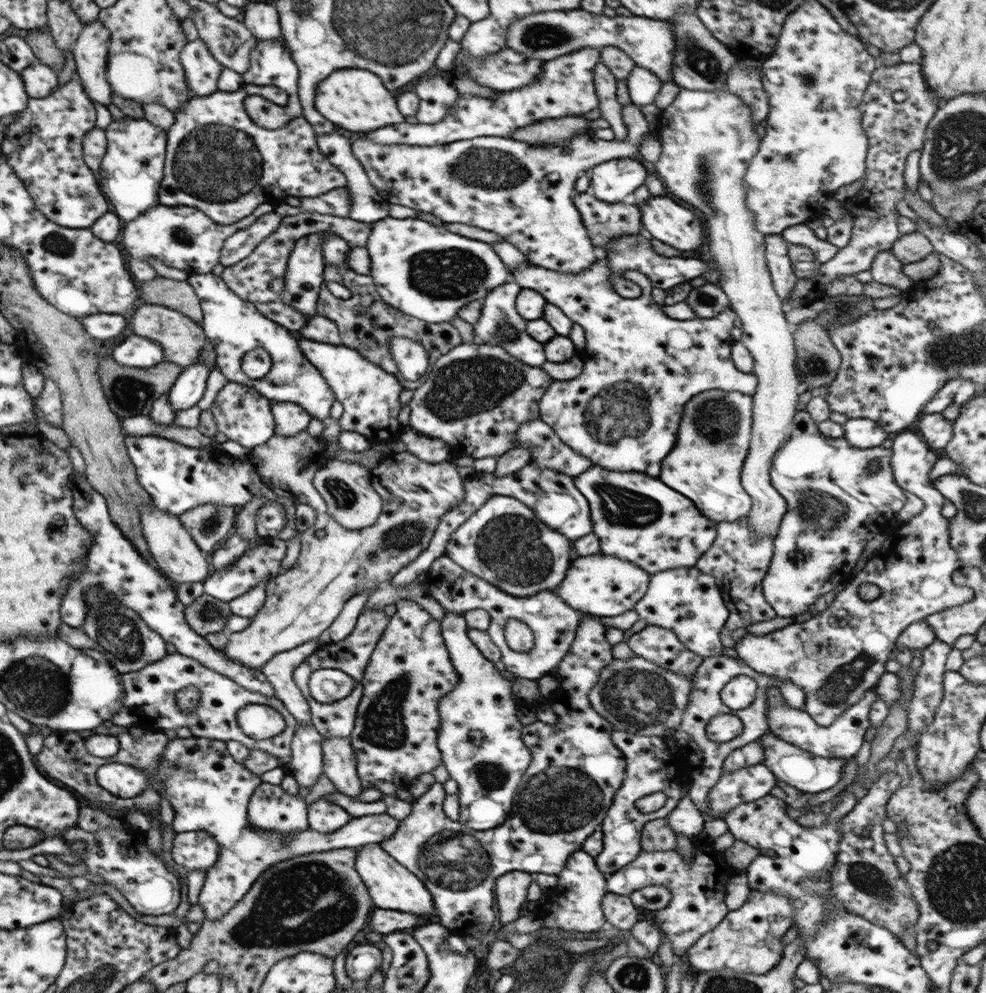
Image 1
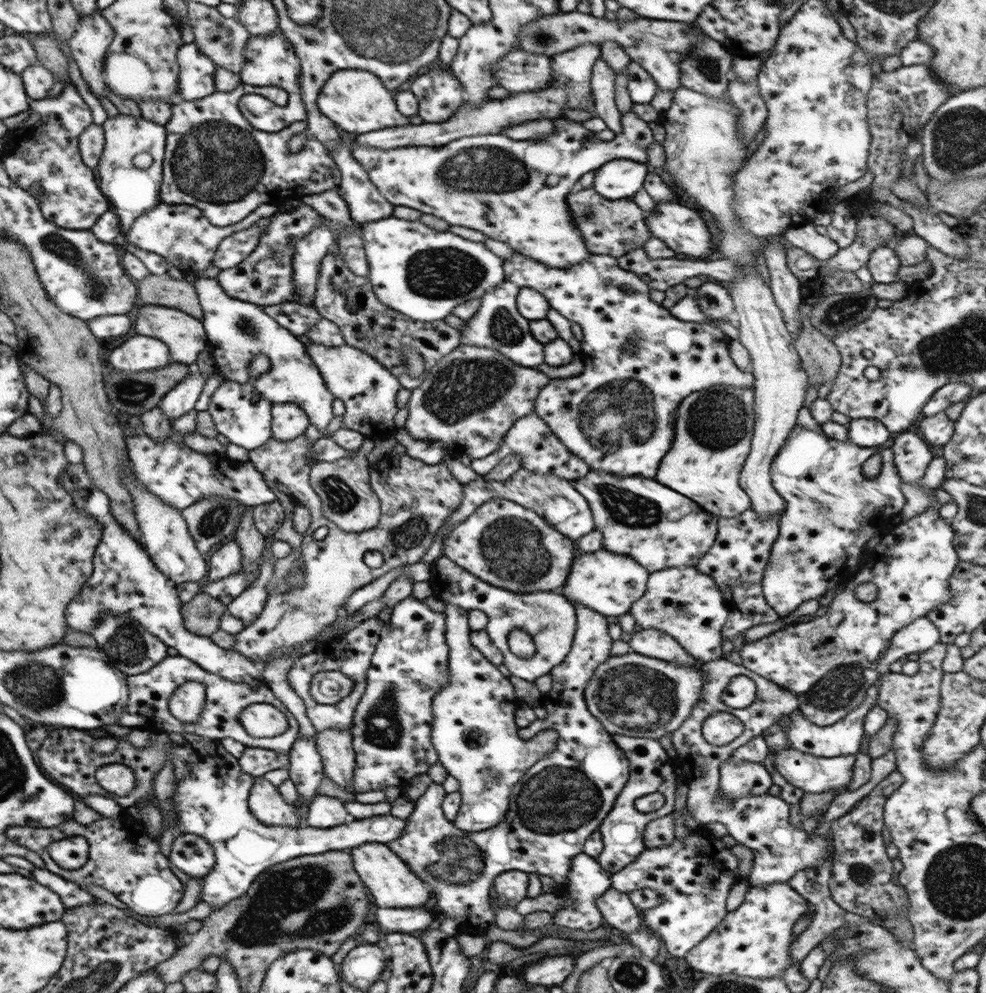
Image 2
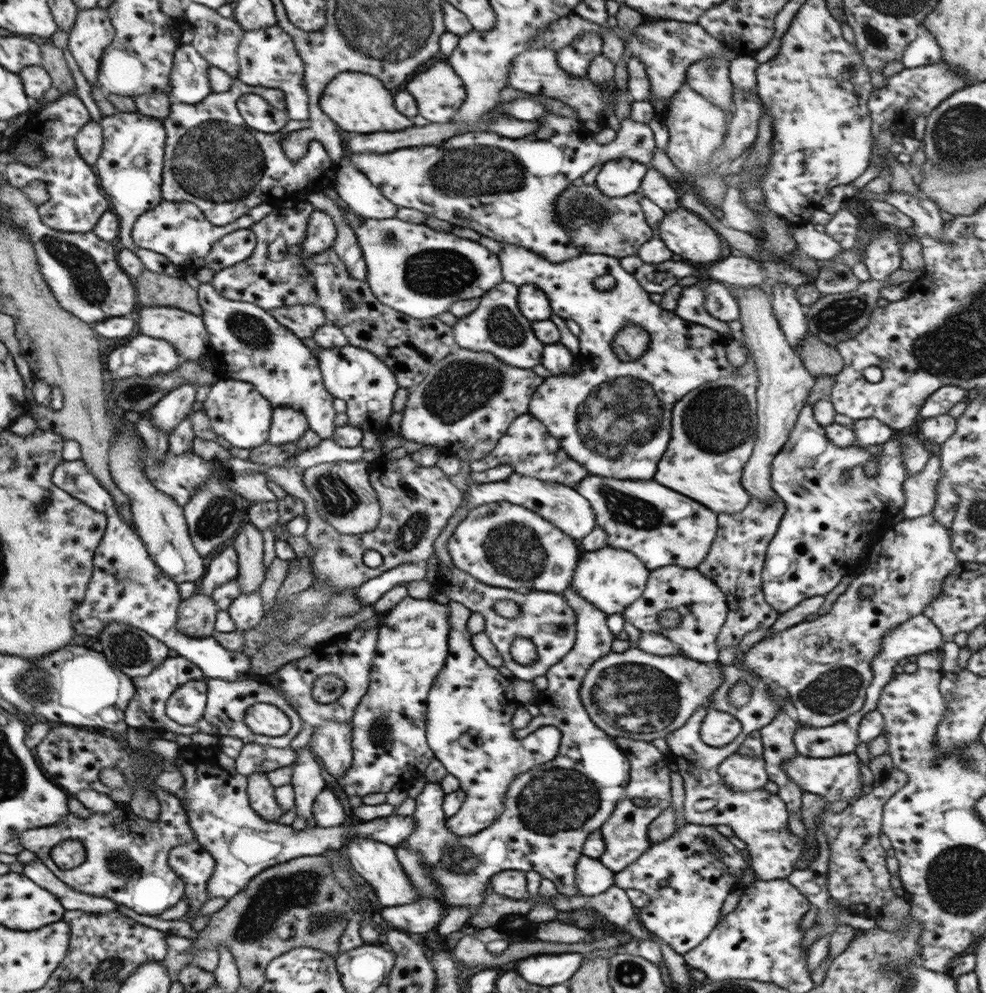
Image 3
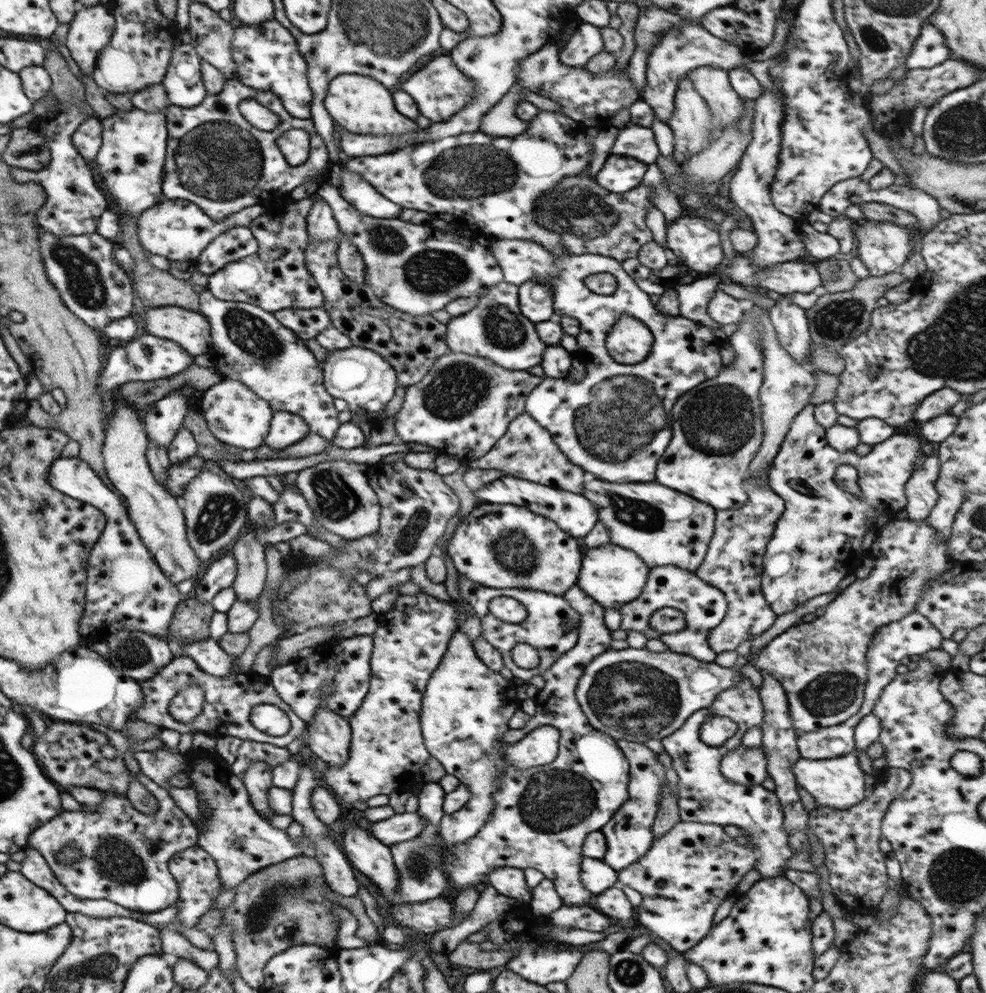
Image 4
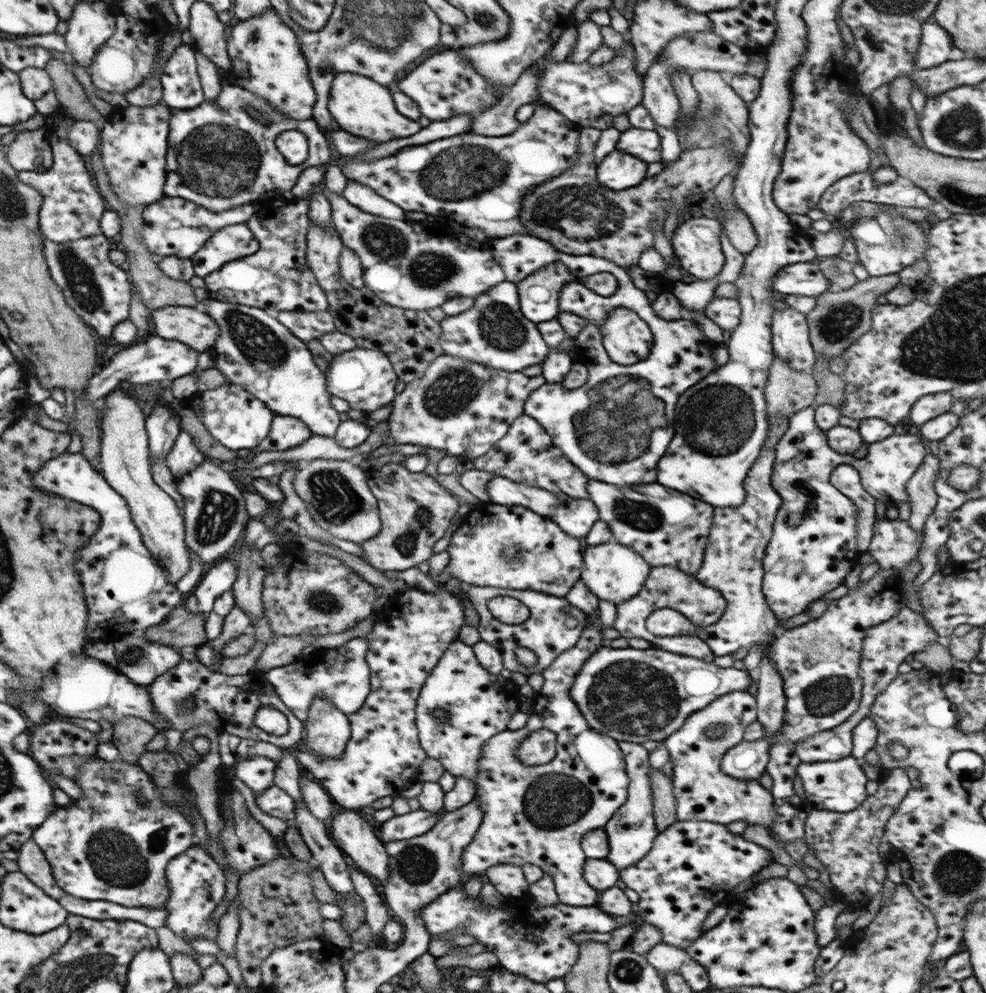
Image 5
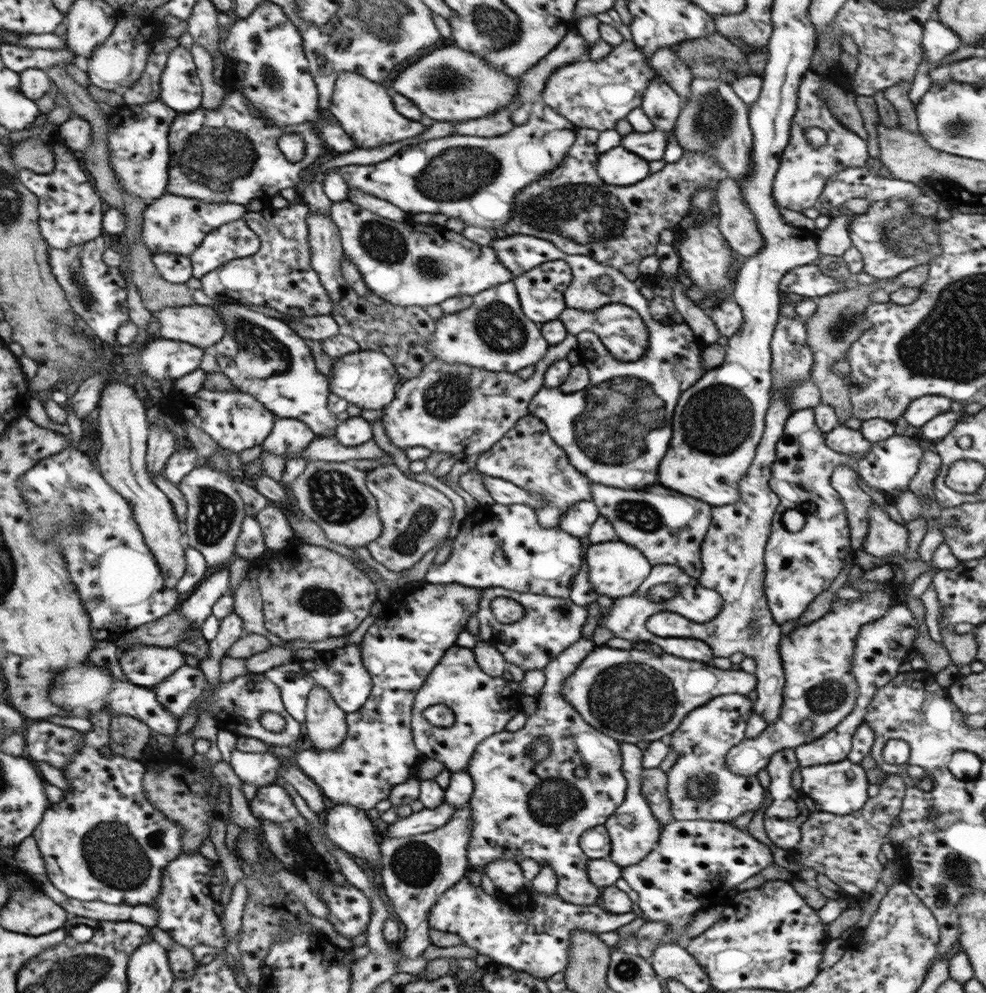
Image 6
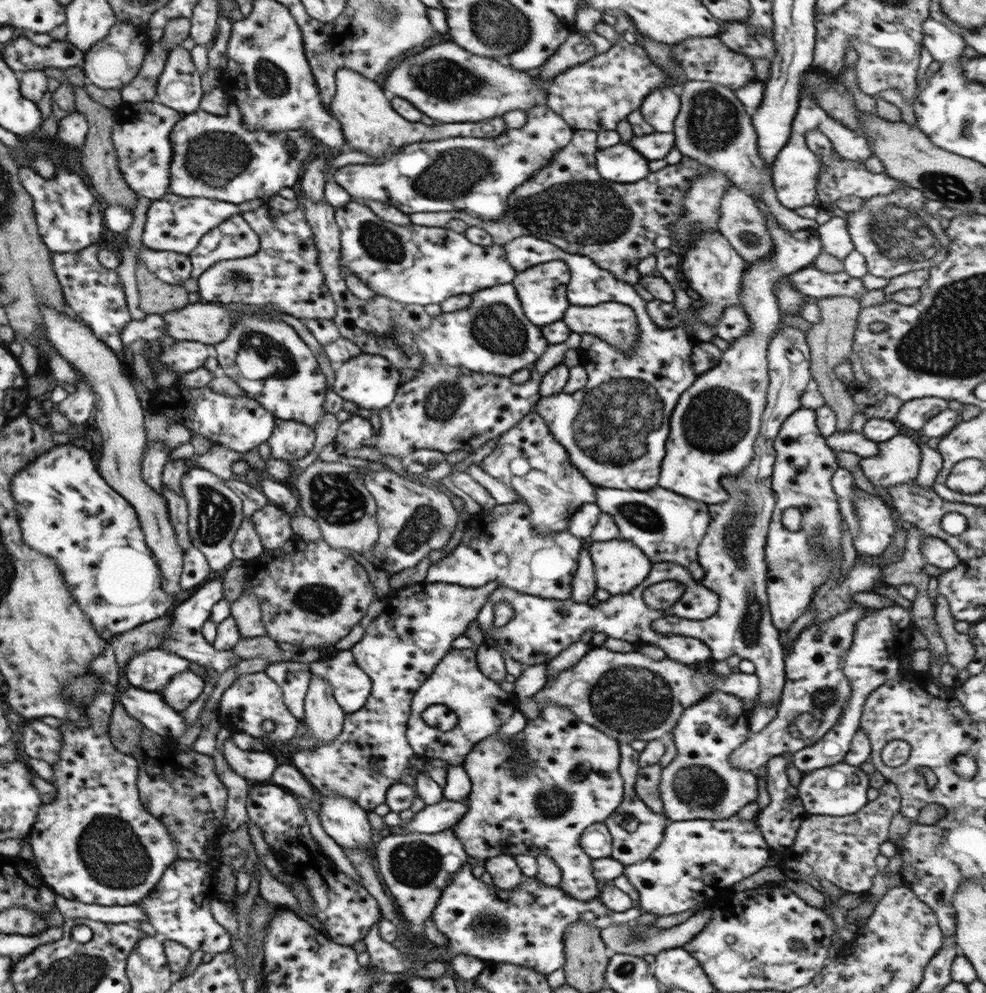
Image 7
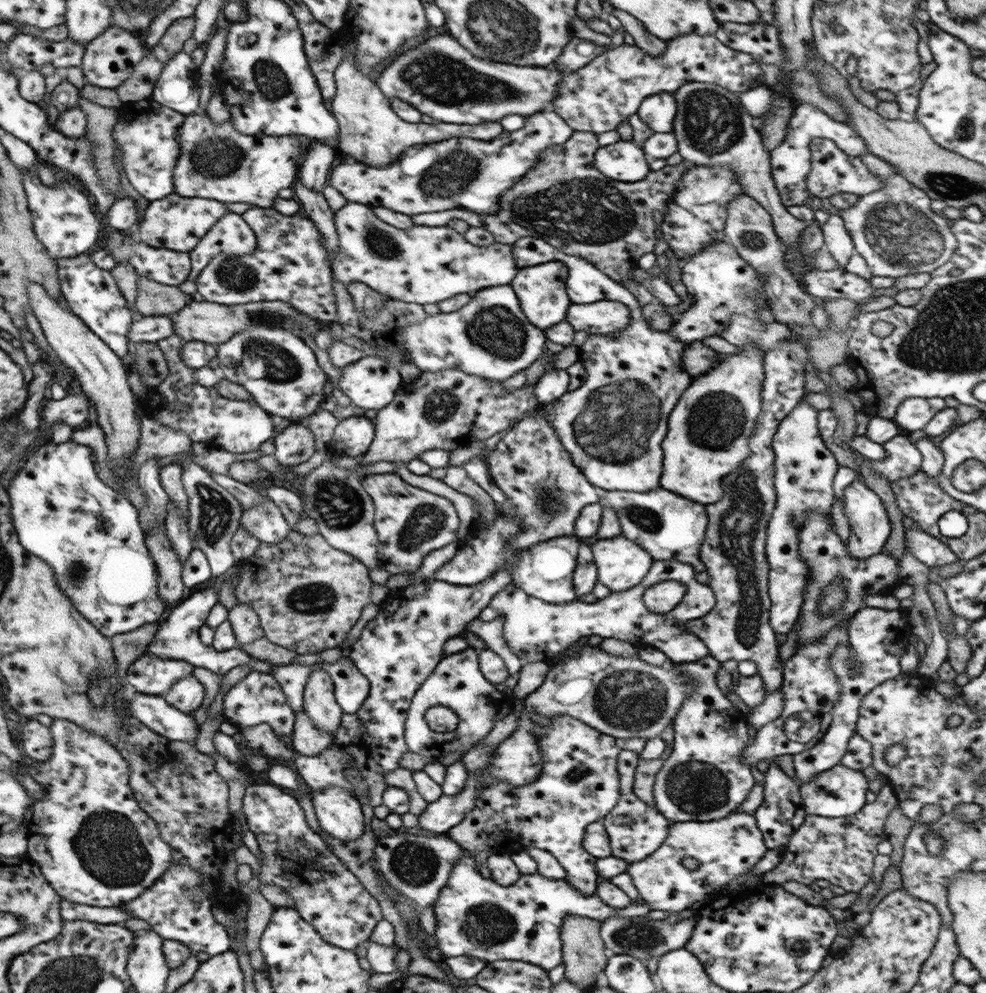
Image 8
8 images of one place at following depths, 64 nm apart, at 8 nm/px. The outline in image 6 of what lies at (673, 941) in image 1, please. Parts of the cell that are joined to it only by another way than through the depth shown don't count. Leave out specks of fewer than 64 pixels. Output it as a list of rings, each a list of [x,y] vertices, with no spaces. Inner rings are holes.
[[[680,820],[673,821],[669,824],[663,825],[660,829],[659,839],[657,840],[657,845],[655,845],[655,849],[649,852],[648,856],[645,856],[645,859],[640,860],[636,864],[632,866],[621,868],[621,878],[625,880],[625,883],[637,893],[637,908],[641,911],[642,917],[649,920],[649,922],[662,922],[667,923],[669,927],[666,932],[672,939],[675,939],[675,944],[680,947],[685,946],[689,939],[686,936],[682,936],[686,926],[689,922],[693,922],[693,918],[697,916],[697,914],[701,914],[701,912],[705,912],[707,909],[711,909],[718,902],[722,902],[722,899],[725,897],[725,894],[729,889],[734,889],[739,883],[746,881],[748,878],[753,877],[754,875],[758,875],[760,870],[772,864],[772,854],[769,851],[769,848],[765,846],[765,844],[761,844],[761,842],[755,840],[751,834],[745,829],[739,829],[735,827],[732,821],[729,822],[713,822],[708,820]]]

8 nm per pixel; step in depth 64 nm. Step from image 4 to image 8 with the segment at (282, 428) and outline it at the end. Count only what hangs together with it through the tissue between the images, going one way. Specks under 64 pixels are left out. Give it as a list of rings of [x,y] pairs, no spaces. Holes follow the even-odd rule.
[[[292,423],[273,438],[273,456],[280,465],[301,464],[314,452],[314,439],[303,424]]]

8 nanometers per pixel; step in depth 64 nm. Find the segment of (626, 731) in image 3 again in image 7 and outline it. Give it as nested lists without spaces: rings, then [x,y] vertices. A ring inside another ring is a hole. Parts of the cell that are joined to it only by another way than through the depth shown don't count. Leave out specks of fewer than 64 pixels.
[[[601,646],[590,647],[575,664],[547,678],[532,700],[538,709],[547,702],[563,706],[581,722],[621,744],[630,740],[658,739],[674,727],[684,708],[715,689],[737,696],[743,702],[758,702],[759,681],[755,673],[717,677],[711,670],[699,672],[667,657],[651,660],[636,650],[611,652]]]

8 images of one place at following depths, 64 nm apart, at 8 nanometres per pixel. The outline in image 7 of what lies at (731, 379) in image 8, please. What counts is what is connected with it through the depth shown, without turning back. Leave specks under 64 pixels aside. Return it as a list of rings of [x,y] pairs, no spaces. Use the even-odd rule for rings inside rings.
[[[751,197],[766,216],[766,227],[774,245],[770,256],[757,262],[749,262],[742,276],[740,306],[750,327],[748,332],[722,351],[717,366],[697,375],[691,386],[679,396],[670,414],[669,432],[664,445],[665,456],[657,482],[657,486],[667,491],[705,502],[707,506],[723,504],[729,498],[719,482],[726,476],[740,473],[753,456],[753,442],[757,440],[761,413],[767,404],[767,345],[780,324],[773,285],[780,276],[811,265],[815,256],[822,251],[814,229],[785,232],[778,227],[760,198]]]

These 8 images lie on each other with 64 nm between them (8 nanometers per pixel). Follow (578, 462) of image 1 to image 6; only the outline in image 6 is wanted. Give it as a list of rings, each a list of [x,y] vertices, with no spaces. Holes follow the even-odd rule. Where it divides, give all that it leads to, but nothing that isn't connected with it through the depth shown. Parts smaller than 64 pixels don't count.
[[[529,413],[517,420],[489,450],[479,454],[474,468],[485,476],[507,480],[527,493],[541,495],[545,504],[534,513],[537,524],[543,528],[557,528],[561,515],[571,505],[591,501],[590,480],[569,464],[567,455],[548,436],[541,420]]]

